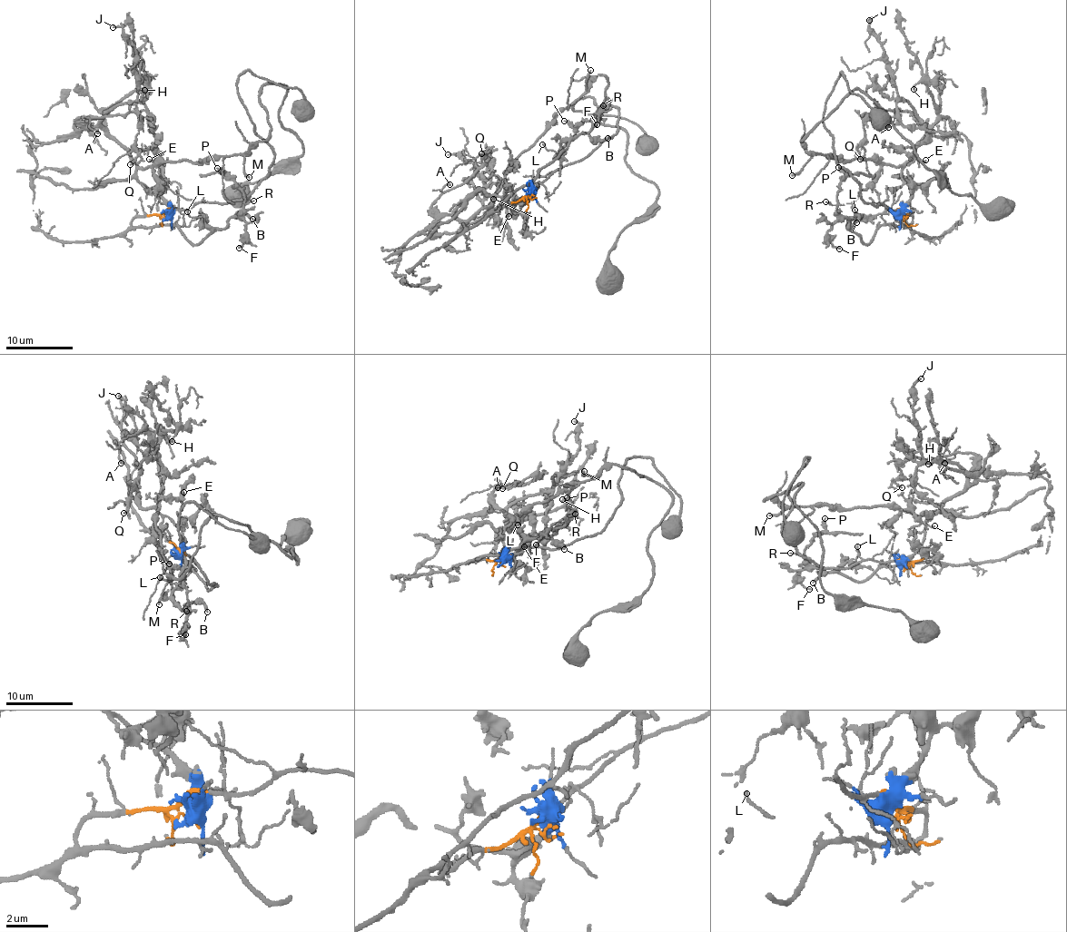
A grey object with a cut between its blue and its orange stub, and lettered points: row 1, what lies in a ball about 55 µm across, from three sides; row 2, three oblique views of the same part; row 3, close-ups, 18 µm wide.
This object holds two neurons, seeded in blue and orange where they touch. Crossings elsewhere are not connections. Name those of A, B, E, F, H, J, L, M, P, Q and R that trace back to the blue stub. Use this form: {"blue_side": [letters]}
{"blue_side": ["A", "E", "H", "J", "M", "Q"]}

